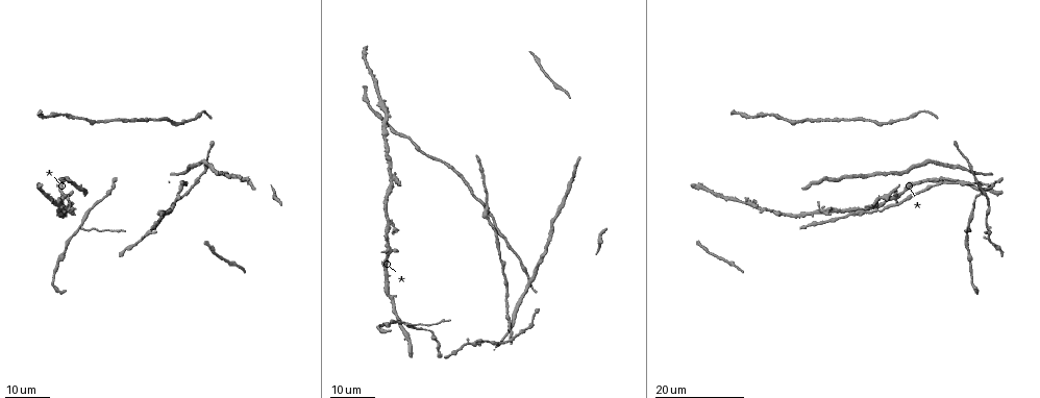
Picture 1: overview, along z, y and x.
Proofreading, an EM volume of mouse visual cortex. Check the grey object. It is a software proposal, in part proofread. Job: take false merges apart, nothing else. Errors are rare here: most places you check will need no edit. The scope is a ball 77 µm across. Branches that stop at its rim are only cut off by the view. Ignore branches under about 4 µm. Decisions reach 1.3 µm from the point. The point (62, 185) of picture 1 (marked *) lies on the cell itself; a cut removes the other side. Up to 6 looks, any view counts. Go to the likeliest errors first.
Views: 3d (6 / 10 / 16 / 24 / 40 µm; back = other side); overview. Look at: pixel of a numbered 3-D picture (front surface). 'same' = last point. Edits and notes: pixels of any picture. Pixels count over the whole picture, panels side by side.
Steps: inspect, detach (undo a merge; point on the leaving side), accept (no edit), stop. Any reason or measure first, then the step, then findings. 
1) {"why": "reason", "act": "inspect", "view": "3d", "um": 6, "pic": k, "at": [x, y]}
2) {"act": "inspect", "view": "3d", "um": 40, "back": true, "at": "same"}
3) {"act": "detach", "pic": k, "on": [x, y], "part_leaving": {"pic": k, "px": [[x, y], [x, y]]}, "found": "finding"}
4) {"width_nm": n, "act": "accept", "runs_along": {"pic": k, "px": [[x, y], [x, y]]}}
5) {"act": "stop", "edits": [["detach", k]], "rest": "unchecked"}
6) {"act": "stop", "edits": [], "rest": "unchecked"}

{"why": "arms part here", "act": "inspect", "view": "3d", "um": 16, "pic": 1, "at": [406, 324]}

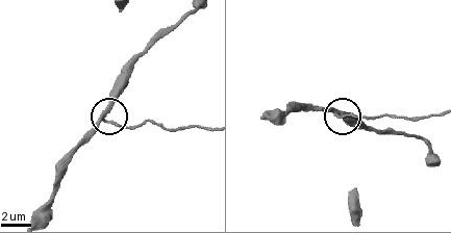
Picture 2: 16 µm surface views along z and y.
{"why": "closer look", "act": "inspect", "view": "3d", "um": 6, "pic": 2, "at": [103, 119]}

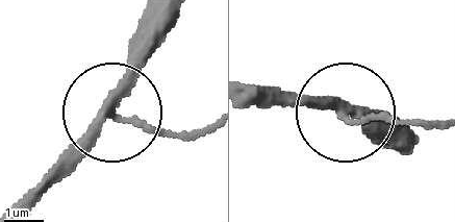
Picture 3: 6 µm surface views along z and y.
{"act": "inspect", "view": "3d", "um": 6, "back": true, "pic": 3, "at": [117, 116]}

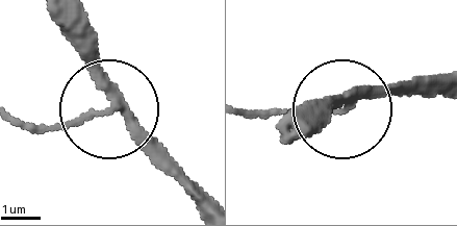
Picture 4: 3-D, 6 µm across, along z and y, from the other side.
{"side_arm_um": 20, "arms": 3, "act": "detach", "pic": 4, "on": [61, 128], "found": "two cells meet here"}

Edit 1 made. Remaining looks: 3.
{"why": "three-way junction", "act": "inspect", "view": "3d", "um": 24, "pic": 1, "at": [411, 337]}

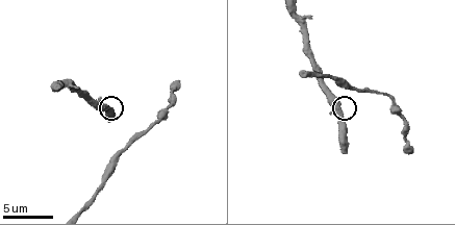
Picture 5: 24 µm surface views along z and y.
{"why": "closer look", "act": "inspect", "view": "3d", "um": 6, "pic": 5, "at": [339, 108]}

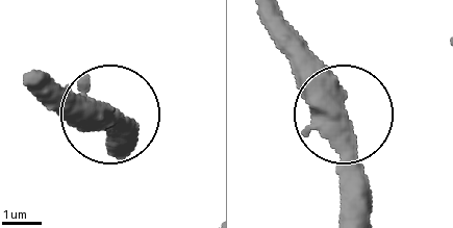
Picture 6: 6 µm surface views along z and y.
{"arms": 3, "act": "accept", "runs_along": {"pic": 6, "px": [[259, 15], [335, 114], [349, 210]]}, "found": "one cell here"}

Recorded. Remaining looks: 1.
{"why": "sudden change in width", "act": "inspect", "view": "3d", "um": 16, "pic": 5, "at": [393, 99]}

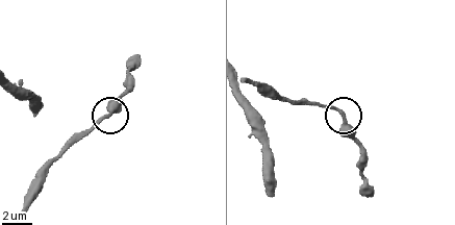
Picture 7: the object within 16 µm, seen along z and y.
{"width_nm": 230, "act": "accept", "found": "one cell here"}

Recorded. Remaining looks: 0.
{"act": "stop", "edits": [["detach", 4]], "rest": "unchecked"}

